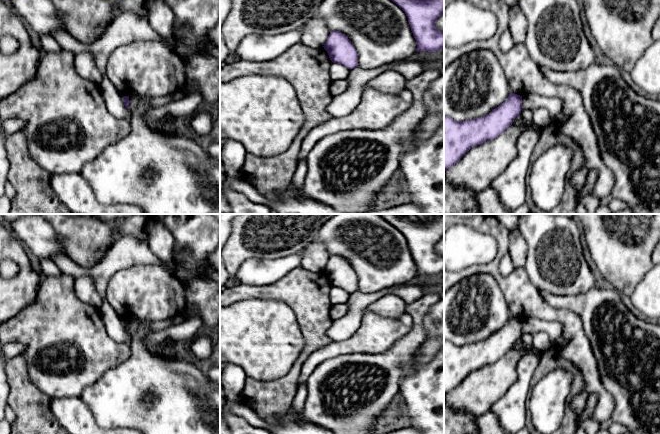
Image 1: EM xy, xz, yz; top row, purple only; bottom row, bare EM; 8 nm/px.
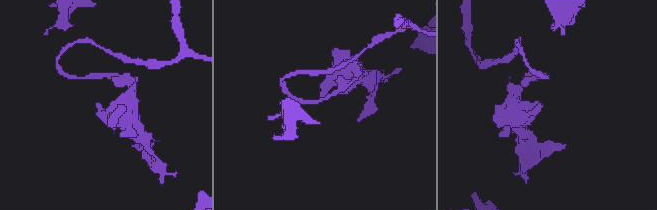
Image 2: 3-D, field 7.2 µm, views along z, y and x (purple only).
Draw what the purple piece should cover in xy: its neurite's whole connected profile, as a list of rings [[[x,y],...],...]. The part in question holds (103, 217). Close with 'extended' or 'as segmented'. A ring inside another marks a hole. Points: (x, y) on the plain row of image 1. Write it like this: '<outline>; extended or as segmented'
[[[90,214],[90,215],[97,217],[101,221],[111,221],[116,218],[125,218],[136,214]]]; as segmented

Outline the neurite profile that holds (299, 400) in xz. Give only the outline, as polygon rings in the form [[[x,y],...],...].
[[[306,383],[301,384],[297,387],[295,397],[292,402],[291,413],[301,415],[304,410],[304,404],[307,397],[307,386]]]

